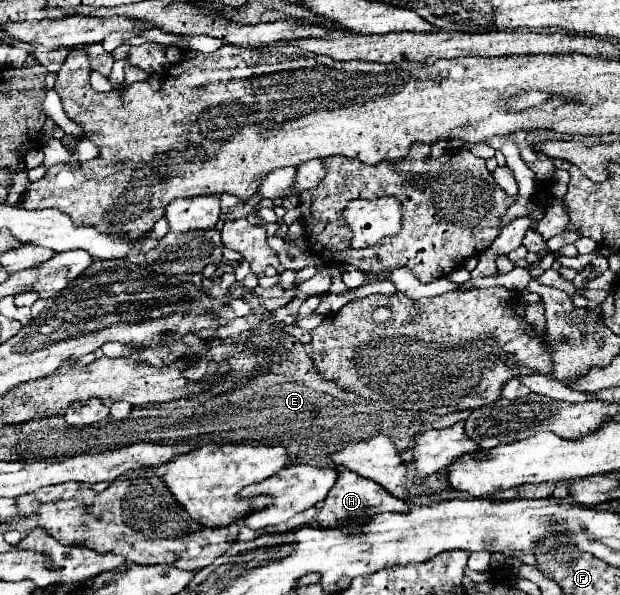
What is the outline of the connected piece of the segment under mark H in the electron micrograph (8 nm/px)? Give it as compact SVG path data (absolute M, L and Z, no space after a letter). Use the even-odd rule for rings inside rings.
M342 470L338 474L336 484L332 486L332 490L328 492L328 496L324 498L320 512L318 512L318 524L320 528L340 528L340 530L358 530L362 526L366 526L370 522L370 518L374 518L380 512L408 512L408 502L394 498L392 494L388 494L380 484L358 476L352 470Z

